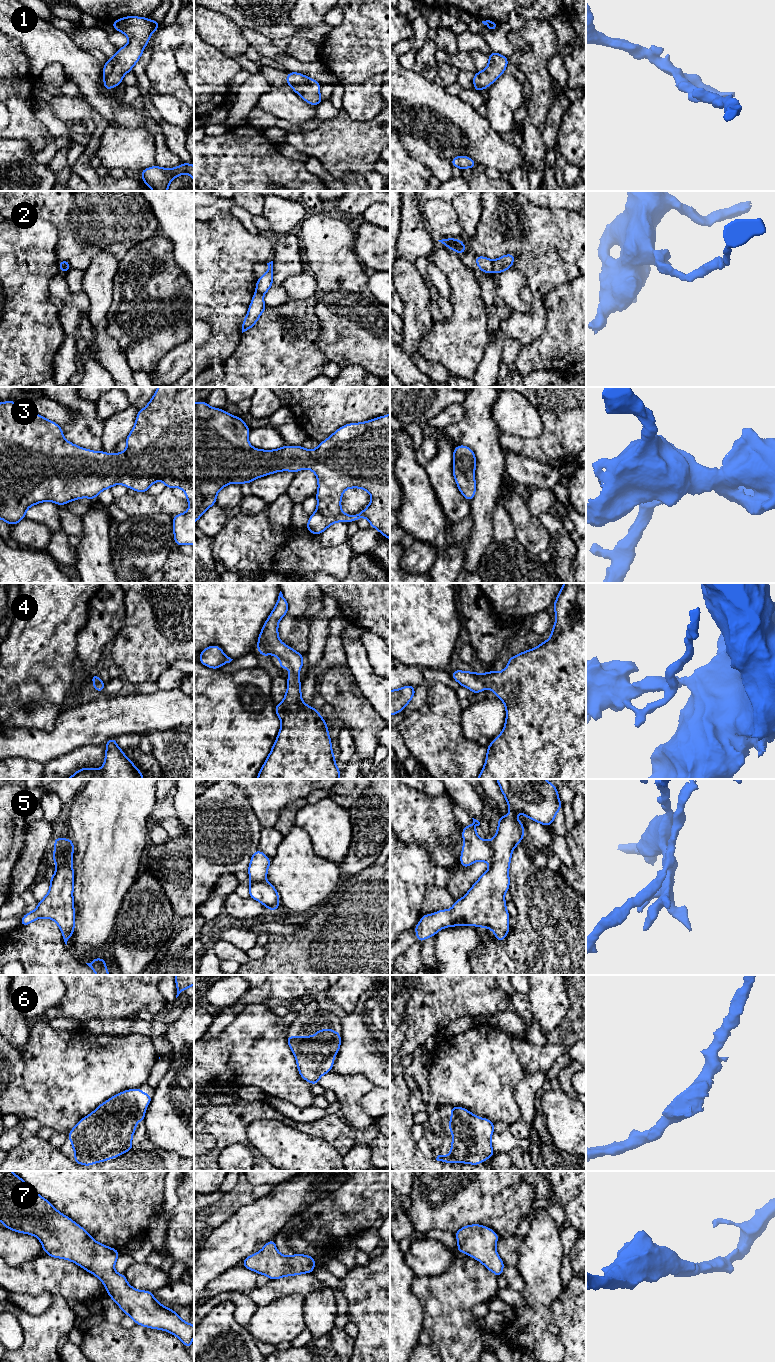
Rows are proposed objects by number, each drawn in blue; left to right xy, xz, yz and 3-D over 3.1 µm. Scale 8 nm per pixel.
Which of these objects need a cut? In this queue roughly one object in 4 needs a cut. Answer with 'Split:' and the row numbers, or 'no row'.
Split: 2, 5

